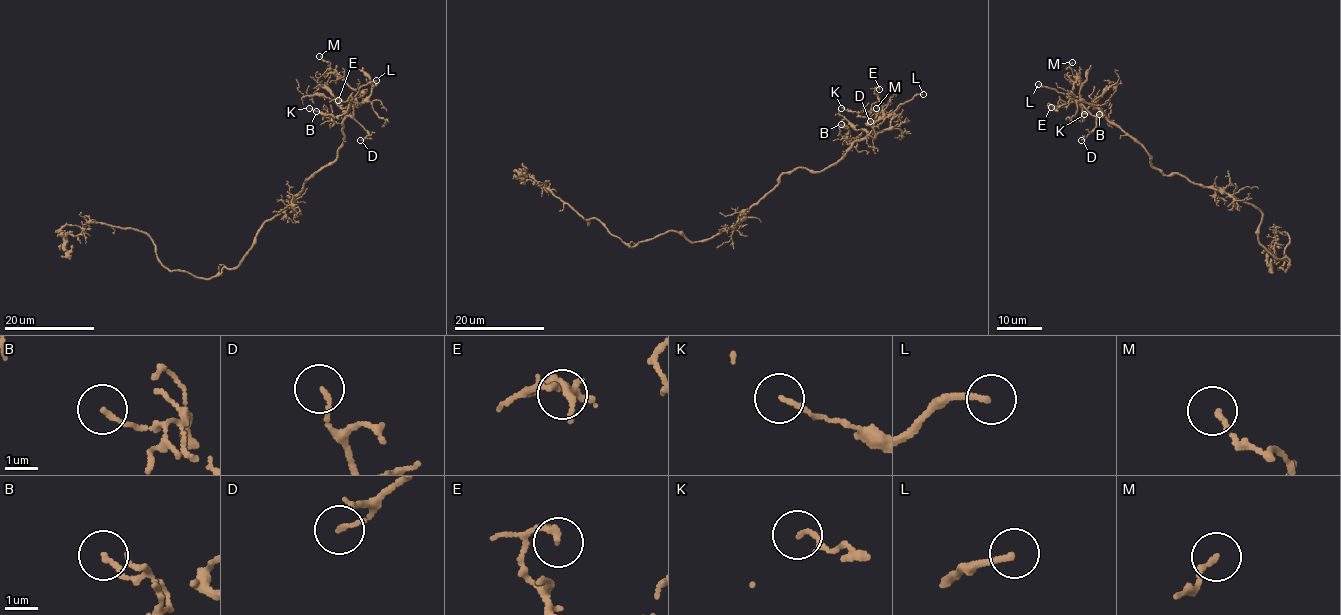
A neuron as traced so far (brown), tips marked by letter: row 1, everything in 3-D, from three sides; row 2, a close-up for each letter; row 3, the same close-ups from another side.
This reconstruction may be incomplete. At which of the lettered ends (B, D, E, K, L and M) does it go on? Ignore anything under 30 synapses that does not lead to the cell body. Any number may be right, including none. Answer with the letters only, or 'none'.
L

